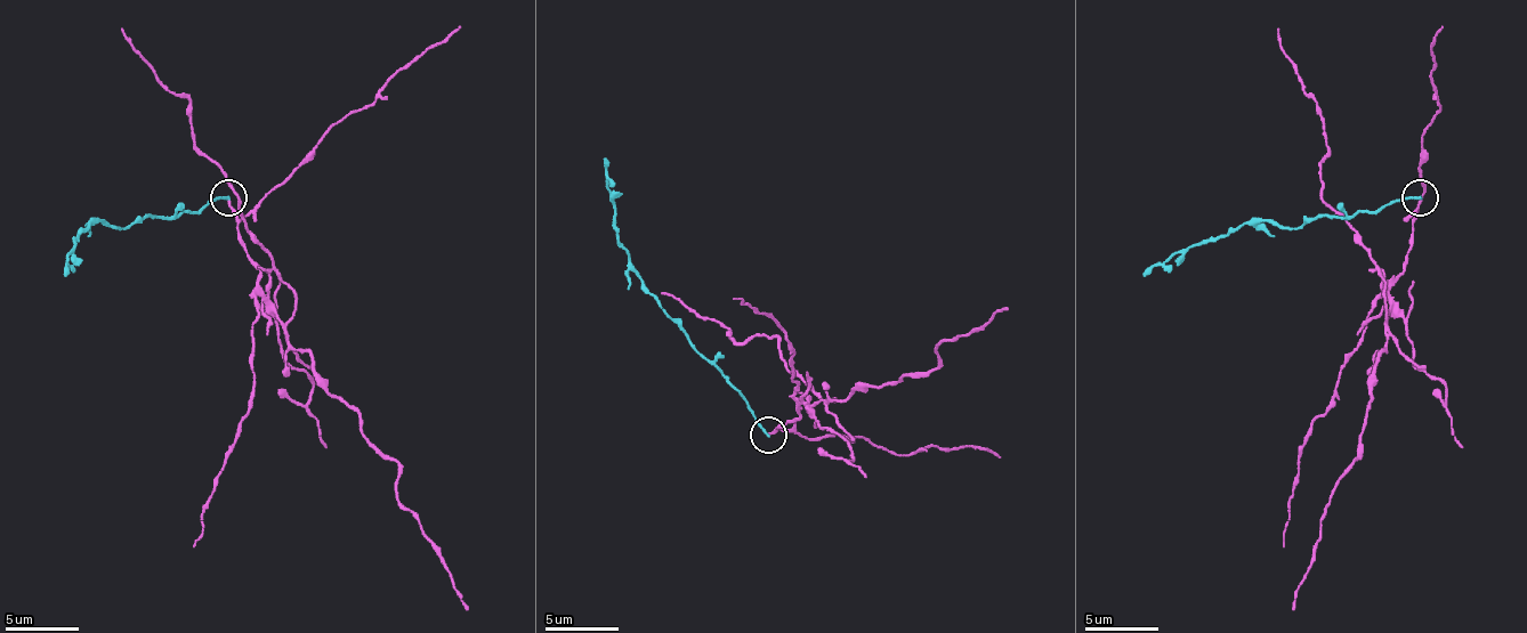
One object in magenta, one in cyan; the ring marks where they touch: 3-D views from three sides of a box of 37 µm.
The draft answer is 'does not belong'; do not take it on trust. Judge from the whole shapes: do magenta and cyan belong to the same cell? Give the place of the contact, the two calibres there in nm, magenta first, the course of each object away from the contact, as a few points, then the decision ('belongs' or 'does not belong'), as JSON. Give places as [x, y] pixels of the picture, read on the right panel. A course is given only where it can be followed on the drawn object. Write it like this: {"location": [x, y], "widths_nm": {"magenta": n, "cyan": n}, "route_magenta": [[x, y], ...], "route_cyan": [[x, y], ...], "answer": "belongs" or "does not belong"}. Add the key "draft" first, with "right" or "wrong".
{"draft": "right", "location": [1420, 197], "widths_nm": {"magenta": 160, "cyan": 180}, "route_magenta": [[1419, 199], [1408, 265], [1400, 272], [1389, 301], [1386, 338], [1364, 415], [1360, 456], [1326, 504], [1293, 610]], "route_cyan": [[1419, 199], [1397, 199], [1374, 212], [1313, 217], [1298, 227], [1250, 220], [1212, 238], [1187, 246], [1142, 275]], "answer": "does not belong"}

